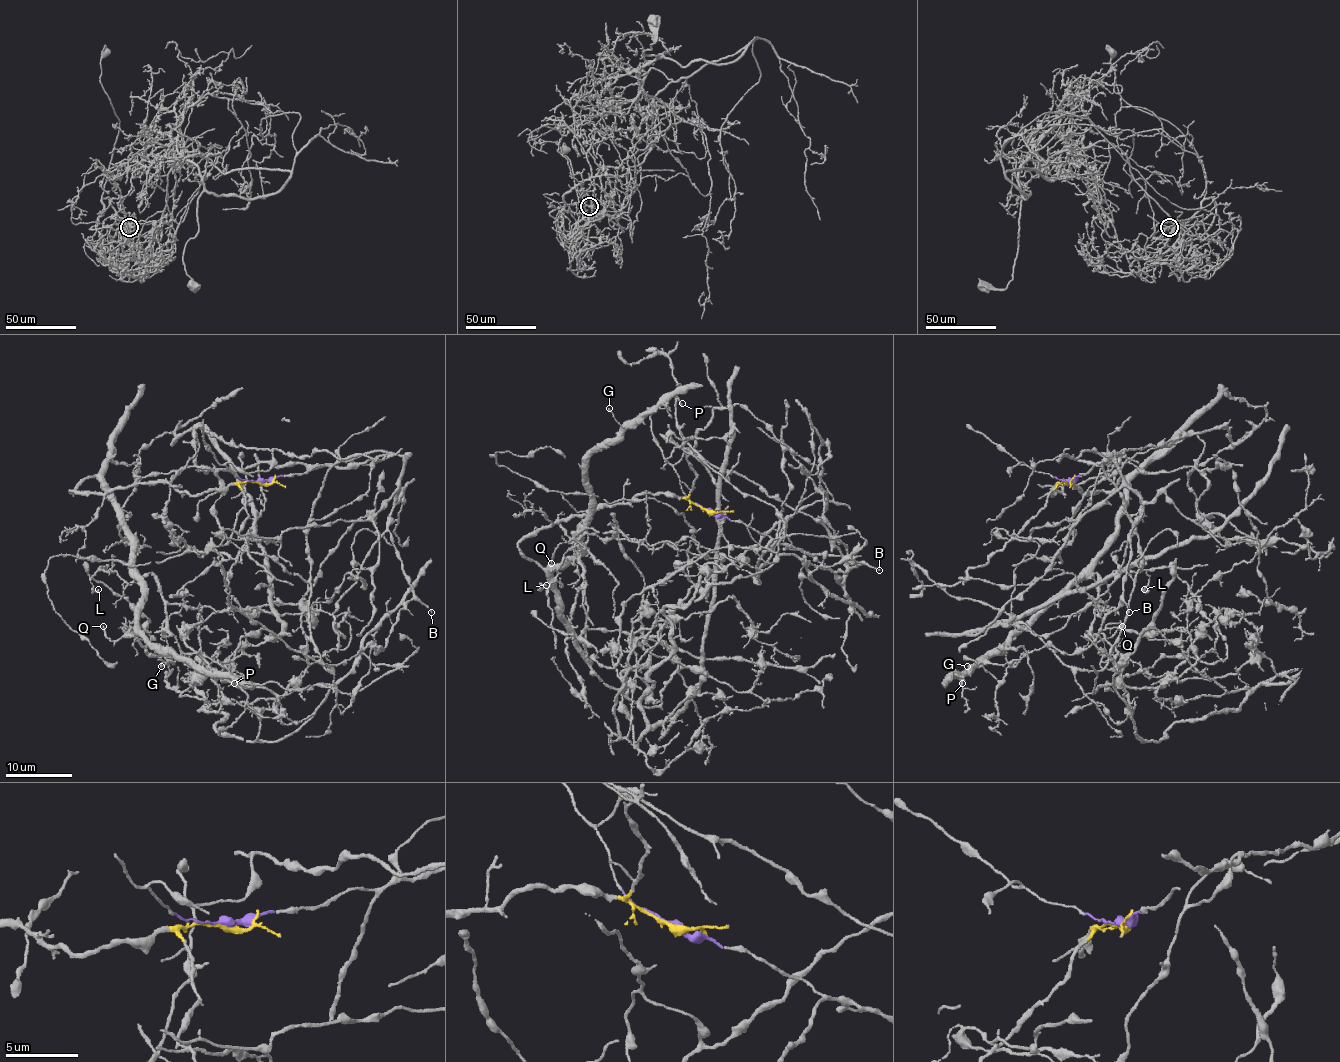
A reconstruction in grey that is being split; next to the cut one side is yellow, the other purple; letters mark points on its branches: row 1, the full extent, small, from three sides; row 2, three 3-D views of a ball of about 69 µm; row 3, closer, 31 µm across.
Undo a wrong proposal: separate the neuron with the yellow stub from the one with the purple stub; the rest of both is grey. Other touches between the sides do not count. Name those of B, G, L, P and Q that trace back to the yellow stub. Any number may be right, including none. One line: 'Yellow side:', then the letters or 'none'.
Yellow side: G, L, P, Q

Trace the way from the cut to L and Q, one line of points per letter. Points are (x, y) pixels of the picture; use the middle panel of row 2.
L: (707, 510), (637, 495), (534, 530), (519, 545), (544, 568), (569, 560), (582, 533), (539, 590), (547, 585)
Q: (707, 510), (637, 495), (567, 516), (519, 550), (555, 568), (584, 533), (614, 535), (580, 530), (550, 563)

